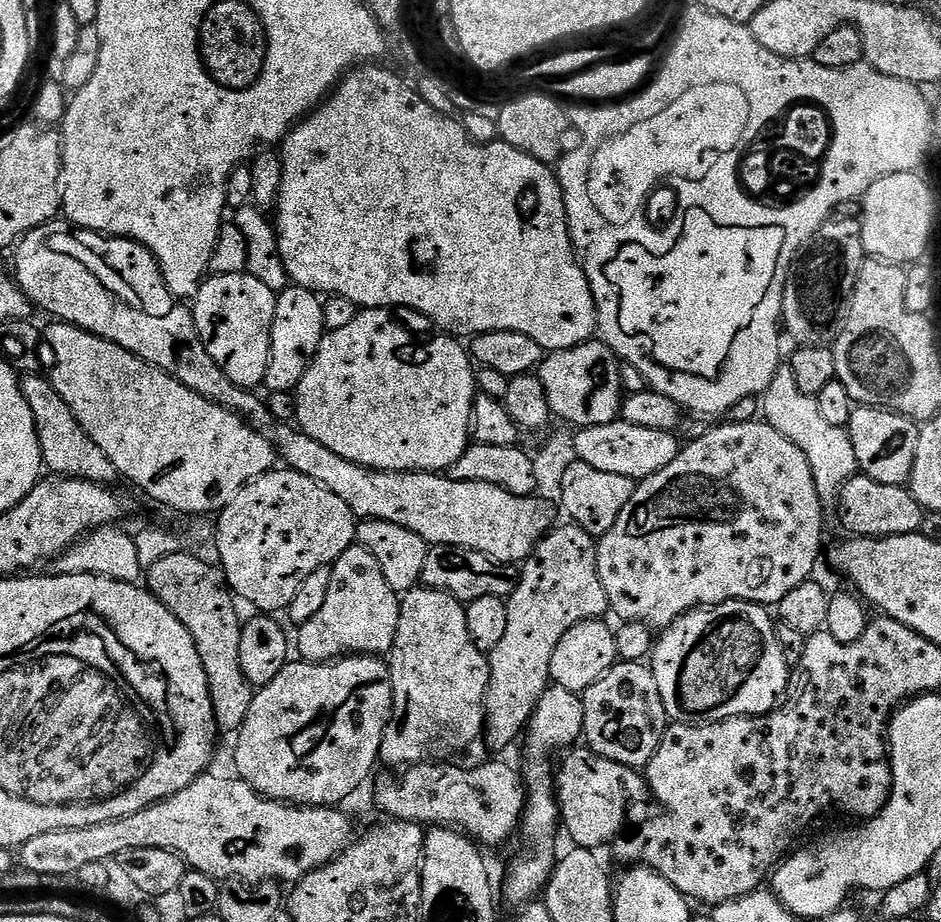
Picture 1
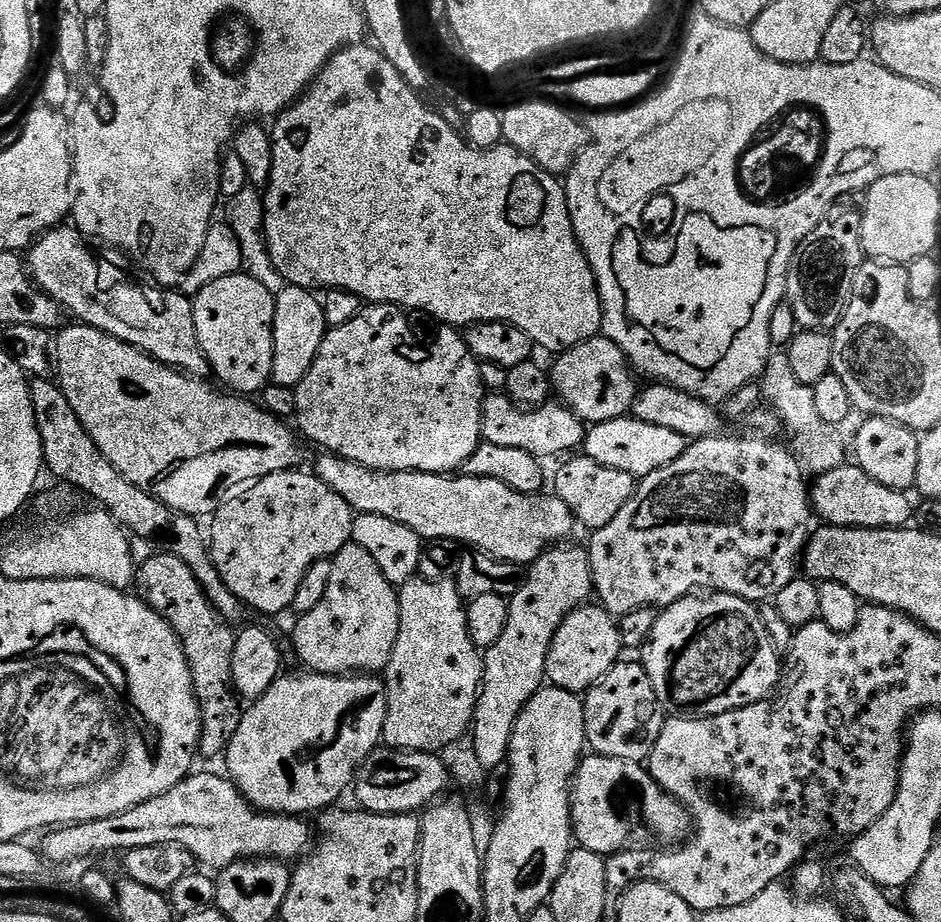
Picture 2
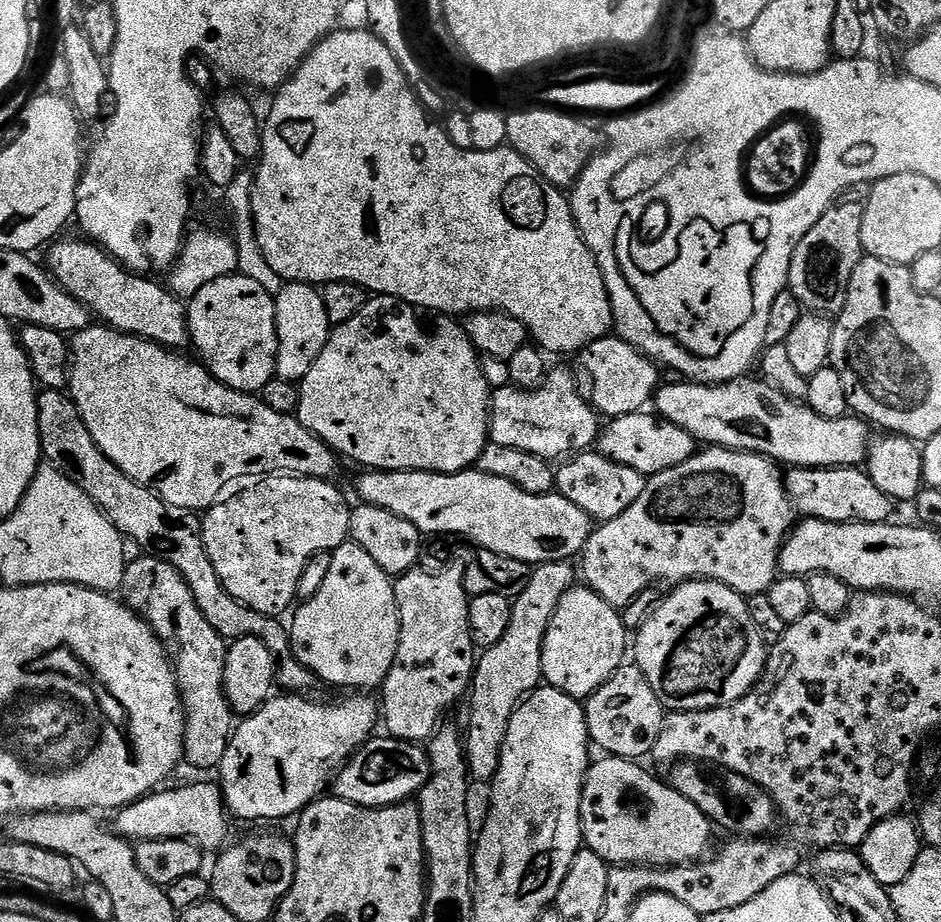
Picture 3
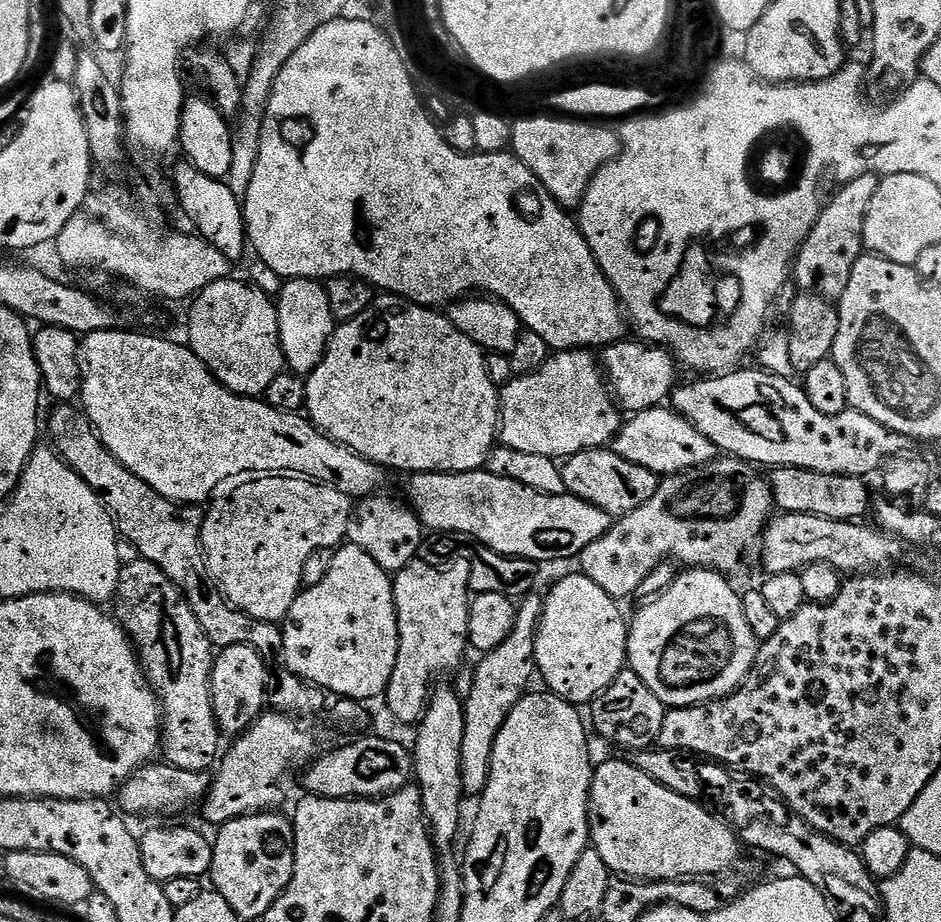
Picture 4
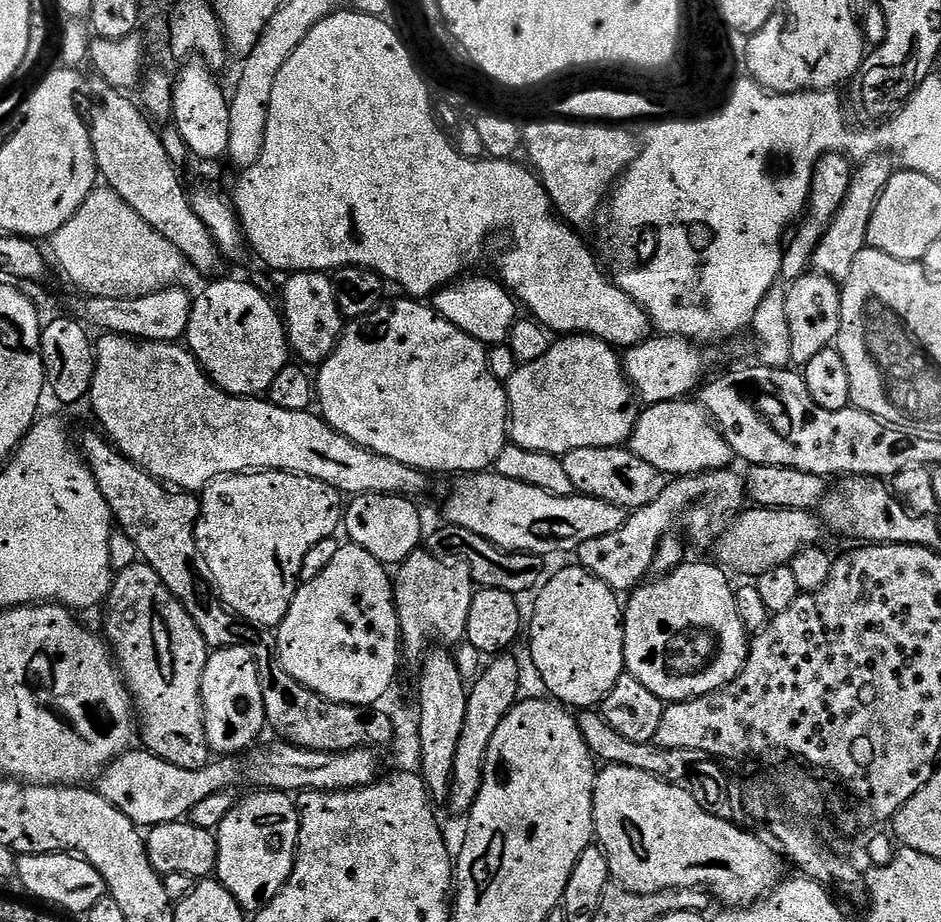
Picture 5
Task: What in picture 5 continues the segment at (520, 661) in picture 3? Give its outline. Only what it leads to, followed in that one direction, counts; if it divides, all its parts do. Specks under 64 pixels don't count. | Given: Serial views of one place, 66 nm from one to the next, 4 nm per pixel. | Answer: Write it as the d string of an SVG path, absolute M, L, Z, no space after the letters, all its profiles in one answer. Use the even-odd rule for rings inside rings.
M500 654L487 661L488 669L477 678L471 681L468 689L468 701L466 702L466 722L462 725L462 736L458 738L458 750L454 753L454 768L452 770L452 789L446 801L456 812L467 814L472 811L474 802L482 790L484 781L484 763L486 762L486 750L490 750L490 738L494 738L494 730L502 726L502 718L518 703L520 692L520 664L512 657L512 654Z

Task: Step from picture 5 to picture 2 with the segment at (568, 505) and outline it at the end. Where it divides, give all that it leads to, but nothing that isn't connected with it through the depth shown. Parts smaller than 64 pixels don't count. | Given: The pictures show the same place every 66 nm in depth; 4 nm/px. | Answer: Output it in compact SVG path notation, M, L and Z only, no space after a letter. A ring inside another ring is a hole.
M324 452L316 460L316 468L314 475L319 478L326 486L330 486L330 490L334 490L334 494L338 494L346 503L352 507L353 513L356 514L382 514L382 518L394 518L394 522L402 522L402 526L410 526L410 530L414 530L425 541L449 540L457 544L468 544L473 549L479 550L488 556L492 556L496 560L504 560L507 563L516 563L523 566L531 565L532 561L548 551L549 548L559 545L568 535L571 534L572 528L577 527L576 520L572 517L570 506L566 506L566 502L562 502L555 494L533 494L530 492L519 492L514 490L510 485L503 484L501 480L495 480L489 476L466 476L463 474L441 474L439 472L379 472L373 468L362 466L358 462L350 462L344 460L340 456L335 456L332 452Z

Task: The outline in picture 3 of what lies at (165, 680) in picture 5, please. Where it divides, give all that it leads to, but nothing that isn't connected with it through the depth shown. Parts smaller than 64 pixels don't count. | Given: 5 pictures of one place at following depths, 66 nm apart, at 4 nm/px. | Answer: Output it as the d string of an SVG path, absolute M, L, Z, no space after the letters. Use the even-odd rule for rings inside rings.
M141 554L136 560L127 561L122 600L152 627L156 637L167 648L172 666L176 669L176 681L180 687L180 698L184 701L186 713L184 760L192 763L196 768L217 767L216 769L219 769L225 763L226 746L234 731L234 711L230 701L227 700L223 682L229 641L220 636L218 630L214 630L214 626L206 622L206 618L202 618L202 610L198 610L198 602L194 602L194 594L182 578L182 574L178 574L175 566L159 555Z

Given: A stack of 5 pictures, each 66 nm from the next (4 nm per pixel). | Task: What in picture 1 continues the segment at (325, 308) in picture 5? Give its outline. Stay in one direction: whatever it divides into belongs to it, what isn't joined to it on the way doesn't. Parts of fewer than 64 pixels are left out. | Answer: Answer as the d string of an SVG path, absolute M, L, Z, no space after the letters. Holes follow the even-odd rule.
M289 286L276 298L274 322L272 323L272 345L270 362L266 370L263 387L268 392L292 392L302 382L308 363L314 358L322 342L324 327L324 305L321 297L311 288Z

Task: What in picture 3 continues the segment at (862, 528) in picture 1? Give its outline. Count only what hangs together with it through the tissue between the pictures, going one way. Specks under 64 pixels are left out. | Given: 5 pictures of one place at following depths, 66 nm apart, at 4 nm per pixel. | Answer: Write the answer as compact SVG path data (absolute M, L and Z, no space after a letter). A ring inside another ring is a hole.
M863 467L793 468L783 473L784 489L801 517L835 524L882 524L893 519L894 501L869 478Z

